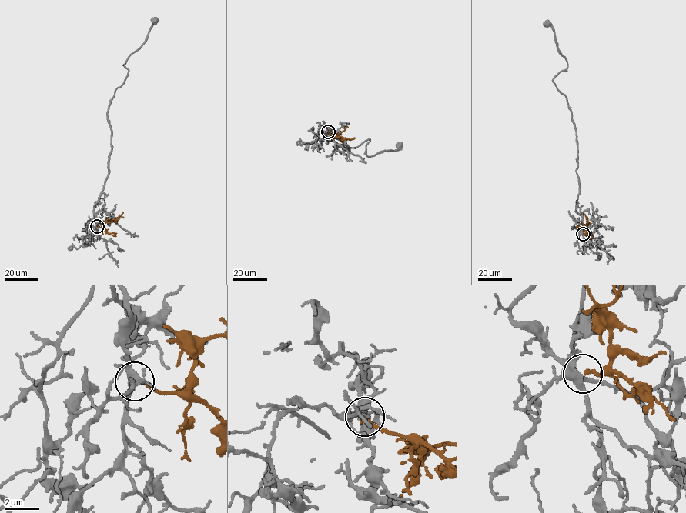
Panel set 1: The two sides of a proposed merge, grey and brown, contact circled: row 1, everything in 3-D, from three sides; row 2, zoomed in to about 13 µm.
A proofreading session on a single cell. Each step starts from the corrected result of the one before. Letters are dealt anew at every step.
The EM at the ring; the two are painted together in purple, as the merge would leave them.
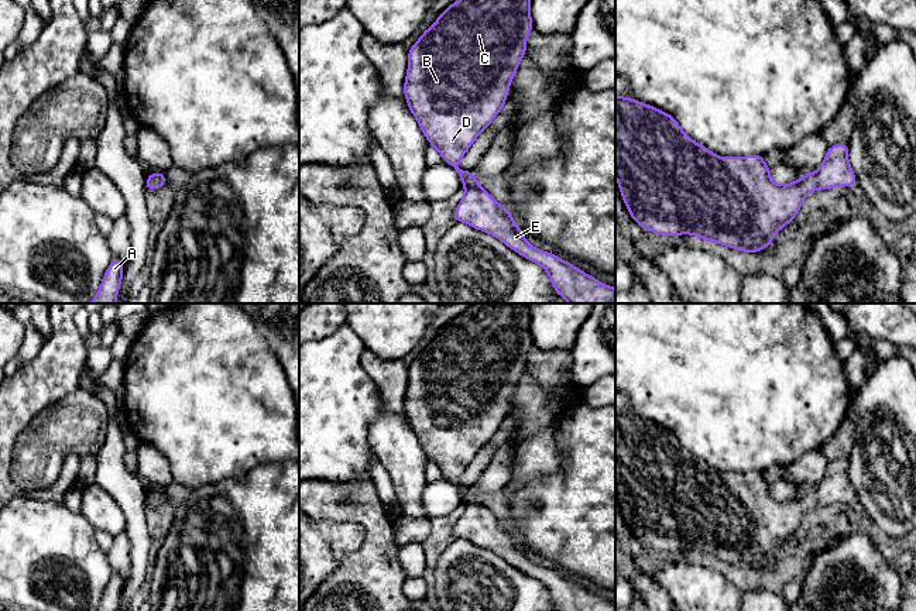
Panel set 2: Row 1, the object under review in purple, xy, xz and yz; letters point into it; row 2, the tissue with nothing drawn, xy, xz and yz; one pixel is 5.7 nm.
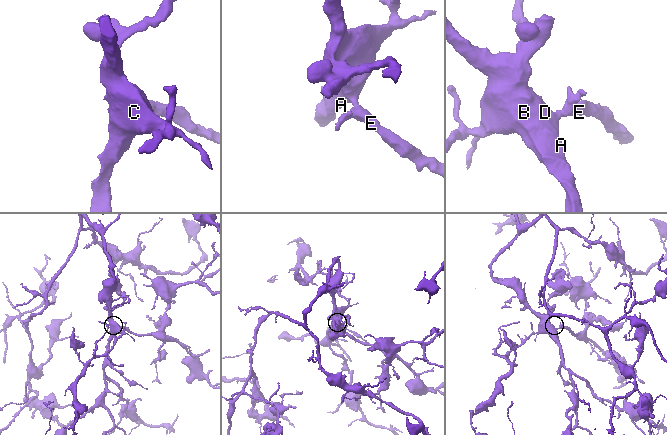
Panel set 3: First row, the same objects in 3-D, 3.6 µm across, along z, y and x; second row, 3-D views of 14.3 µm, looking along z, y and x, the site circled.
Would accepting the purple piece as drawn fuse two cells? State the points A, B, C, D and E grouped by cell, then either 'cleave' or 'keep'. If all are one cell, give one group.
groups A B C D E; keep

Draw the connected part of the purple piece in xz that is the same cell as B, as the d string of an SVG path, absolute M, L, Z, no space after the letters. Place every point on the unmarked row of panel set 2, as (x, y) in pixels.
M473 303L440 329L418 357L408 364L408 387L404 411L408 423L418 437L428 459L435 463L442 476L456 485L466 508L457 521L453 535L488 549L524 574L539 580L549 591L556 611L615 611L611 604L576 581L563 577L556 570L542 567L529 560L511 529L500 521L476 495L471 487L460 485L457 478L464 473L476 454L493 439L507 418L510 401L526 370L526 354L534 346L531 334L531 312L528 303Z

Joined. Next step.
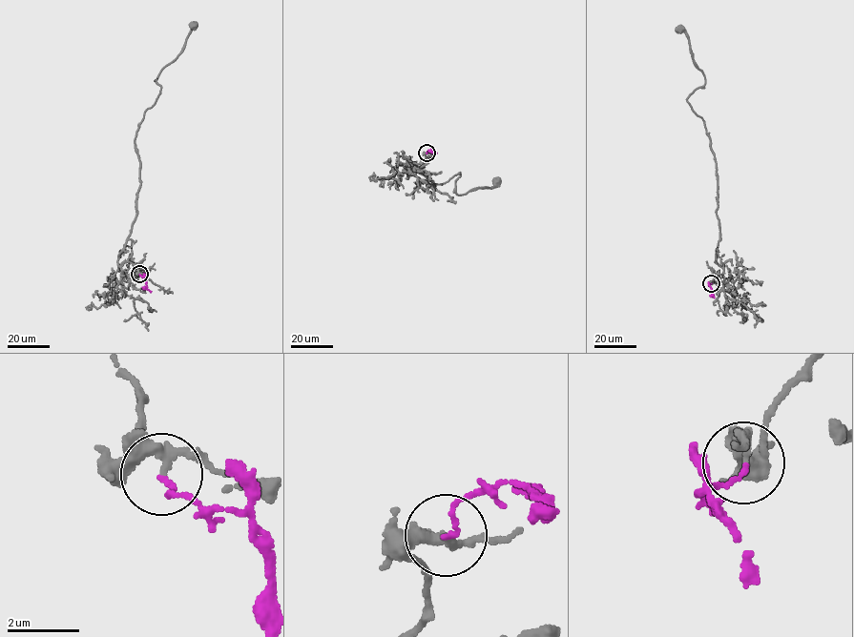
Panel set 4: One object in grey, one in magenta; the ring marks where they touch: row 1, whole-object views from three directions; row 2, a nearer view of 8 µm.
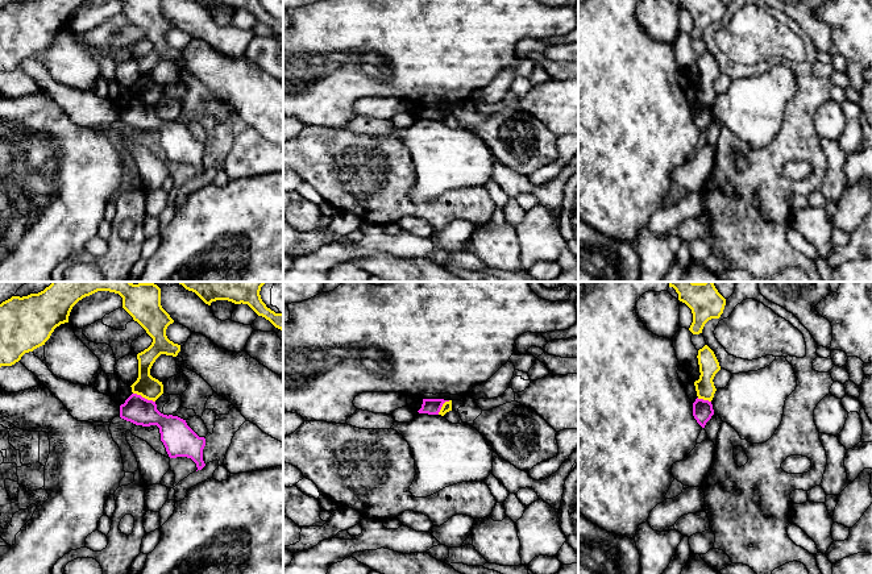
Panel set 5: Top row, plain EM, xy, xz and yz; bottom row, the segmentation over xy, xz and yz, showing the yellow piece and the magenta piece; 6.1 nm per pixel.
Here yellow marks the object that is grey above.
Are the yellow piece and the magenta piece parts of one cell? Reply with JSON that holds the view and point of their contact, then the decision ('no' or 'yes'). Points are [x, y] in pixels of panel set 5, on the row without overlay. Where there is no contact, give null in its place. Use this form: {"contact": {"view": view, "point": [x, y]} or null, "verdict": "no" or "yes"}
{"contact": {"view": "xy", "point": [144, 102]}, "verdict": "no"}

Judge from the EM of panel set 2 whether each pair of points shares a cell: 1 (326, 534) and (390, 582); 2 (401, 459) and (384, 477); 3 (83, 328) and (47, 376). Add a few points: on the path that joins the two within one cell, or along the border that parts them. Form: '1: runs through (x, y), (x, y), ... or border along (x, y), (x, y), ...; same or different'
1: border along (360, 524), (364, 531), (363, 542), (328, 576); different
2: border along (376, 457), (388, 473), (400, 504); different
3: border along (74, 318), (74, 325), (82, 337); different

